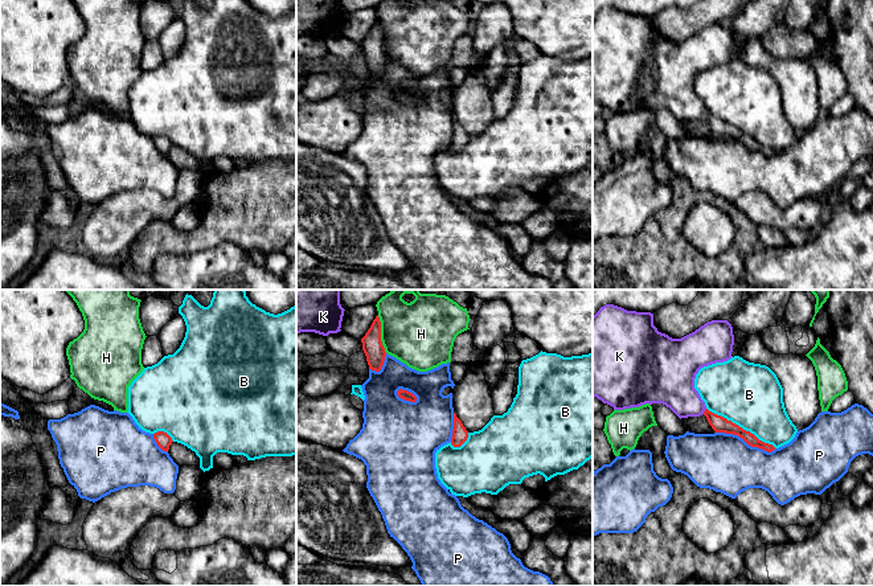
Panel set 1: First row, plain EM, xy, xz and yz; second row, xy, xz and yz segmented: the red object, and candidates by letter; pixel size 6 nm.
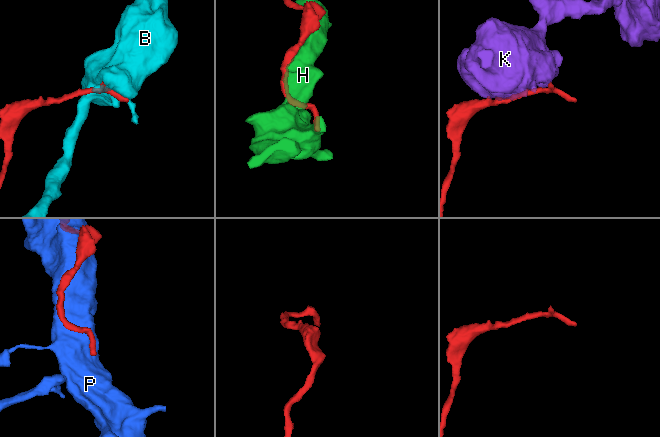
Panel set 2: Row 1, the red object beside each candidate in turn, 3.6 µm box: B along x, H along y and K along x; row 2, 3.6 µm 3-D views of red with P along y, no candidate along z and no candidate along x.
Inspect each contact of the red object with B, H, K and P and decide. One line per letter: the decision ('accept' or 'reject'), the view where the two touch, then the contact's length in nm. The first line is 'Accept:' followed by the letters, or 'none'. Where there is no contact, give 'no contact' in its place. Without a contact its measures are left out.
Accept: none
B: reject | yz | 480 nm
H: reject | xz | 240 nm
K: reject | yz | 40 nm
P: reject | yz | 380 nm

